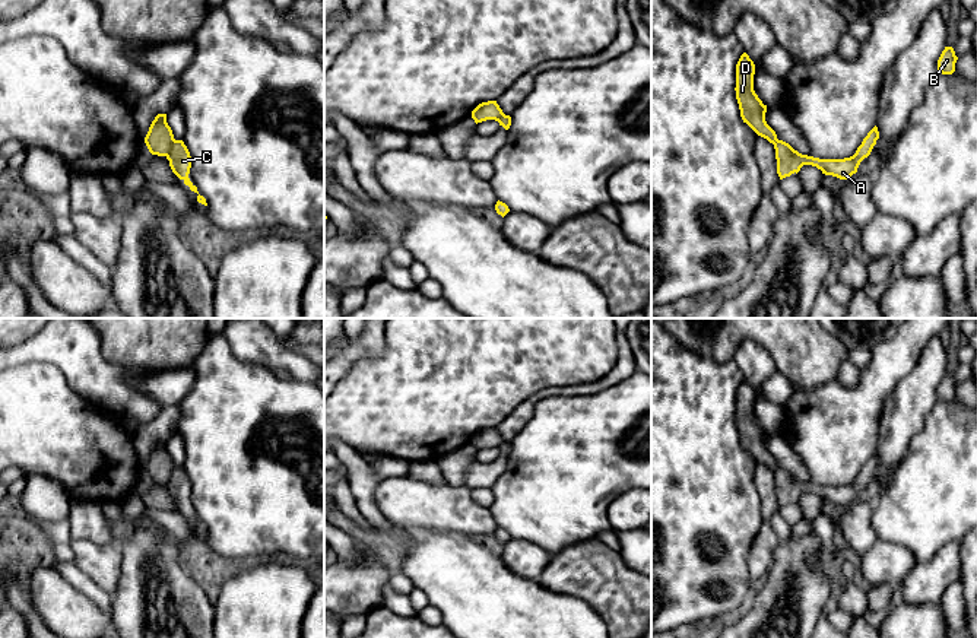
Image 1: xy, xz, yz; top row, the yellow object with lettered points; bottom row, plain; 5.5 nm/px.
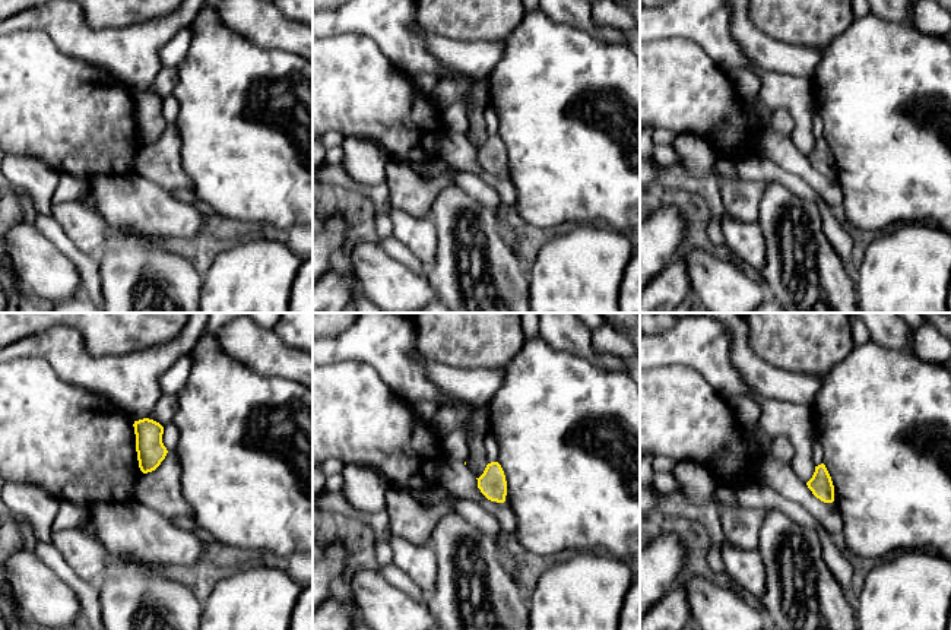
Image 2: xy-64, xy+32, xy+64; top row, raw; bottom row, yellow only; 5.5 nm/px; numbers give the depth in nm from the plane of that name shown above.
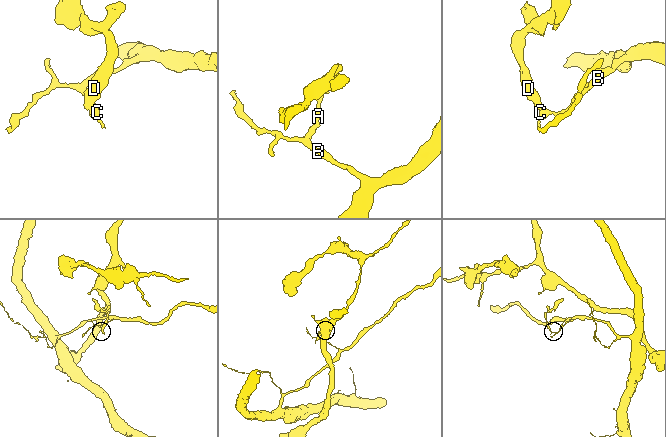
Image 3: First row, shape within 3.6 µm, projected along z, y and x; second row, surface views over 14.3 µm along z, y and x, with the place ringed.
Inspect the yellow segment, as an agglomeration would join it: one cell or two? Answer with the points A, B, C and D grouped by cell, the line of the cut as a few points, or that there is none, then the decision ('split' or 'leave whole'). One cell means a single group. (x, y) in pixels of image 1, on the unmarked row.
A B C / D | xy (174, 466), (164, 482) | split

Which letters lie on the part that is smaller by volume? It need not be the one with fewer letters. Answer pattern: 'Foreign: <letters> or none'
Foreign: D

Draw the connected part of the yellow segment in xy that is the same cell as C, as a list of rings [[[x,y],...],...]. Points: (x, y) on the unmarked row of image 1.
[[[174,467],[169,479],[165,482],[169,488],[172,499],[190,514],[191,518],[197,520],[197,514],[190,508],[188,501],[191,495],[191,483],[183,467]]]

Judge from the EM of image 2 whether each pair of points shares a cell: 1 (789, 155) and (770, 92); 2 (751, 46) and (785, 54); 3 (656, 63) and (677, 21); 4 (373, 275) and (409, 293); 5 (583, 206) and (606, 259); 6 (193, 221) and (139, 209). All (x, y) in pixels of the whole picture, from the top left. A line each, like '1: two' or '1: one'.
1: two
2: one
3: two
4: one
5: two
6: one

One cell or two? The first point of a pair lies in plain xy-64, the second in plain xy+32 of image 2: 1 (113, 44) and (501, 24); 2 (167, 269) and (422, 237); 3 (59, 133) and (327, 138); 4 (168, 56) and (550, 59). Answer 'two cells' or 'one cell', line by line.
1: two cells
2: two cells
3: two cells
4: two cells

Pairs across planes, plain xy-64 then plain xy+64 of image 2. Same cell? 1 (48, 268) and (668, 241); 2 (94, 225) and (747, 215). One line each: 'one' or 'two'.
1: two
2: two

